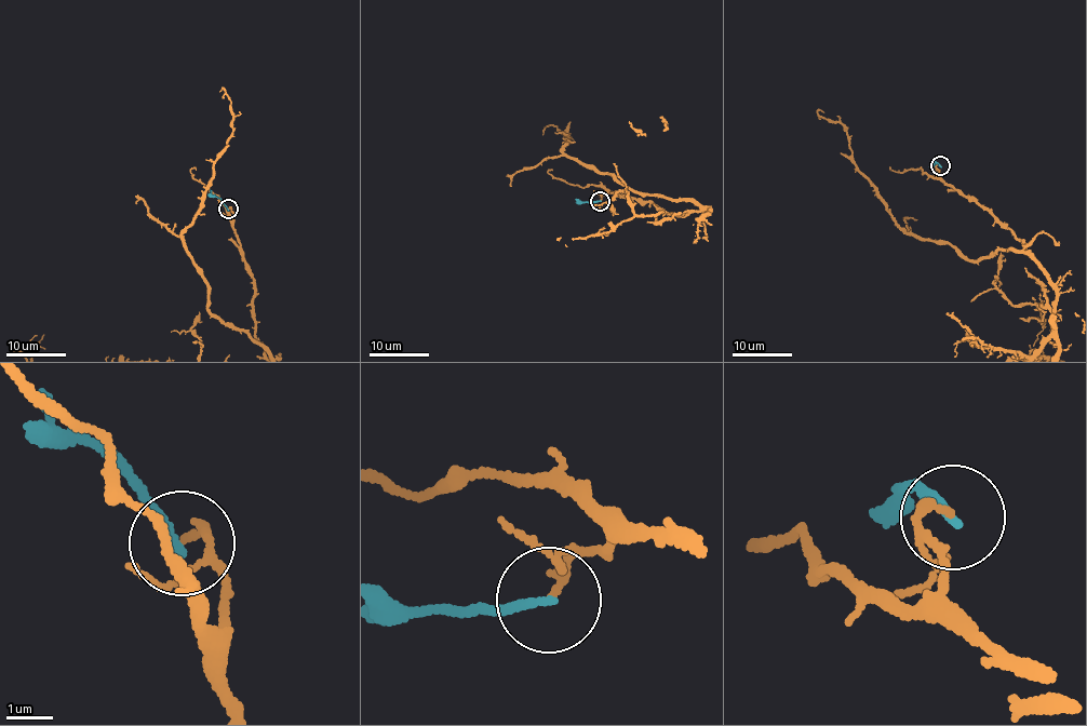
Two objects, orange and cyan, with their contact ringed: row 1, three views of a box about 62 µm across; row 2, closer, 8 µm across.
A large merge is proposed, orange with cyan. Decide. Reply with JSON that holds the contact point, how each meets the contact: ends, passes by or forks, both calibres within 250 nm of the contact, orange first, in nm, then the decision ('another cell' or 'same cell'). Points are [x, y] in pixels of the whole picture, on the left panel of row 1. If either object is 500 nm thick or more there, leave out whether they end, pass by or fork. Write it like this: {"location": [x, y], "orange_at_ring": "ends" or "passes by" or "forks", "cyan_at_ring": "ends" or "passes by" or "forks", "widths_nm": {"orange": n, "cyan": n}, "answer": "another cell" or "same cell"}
{"location": [228, 209], "orange_at_ring": "ends", "cyan_at_ring": "ends", "widths_nm": {"orange": 170, "cyan": 180}, "answer": "another cell"}

